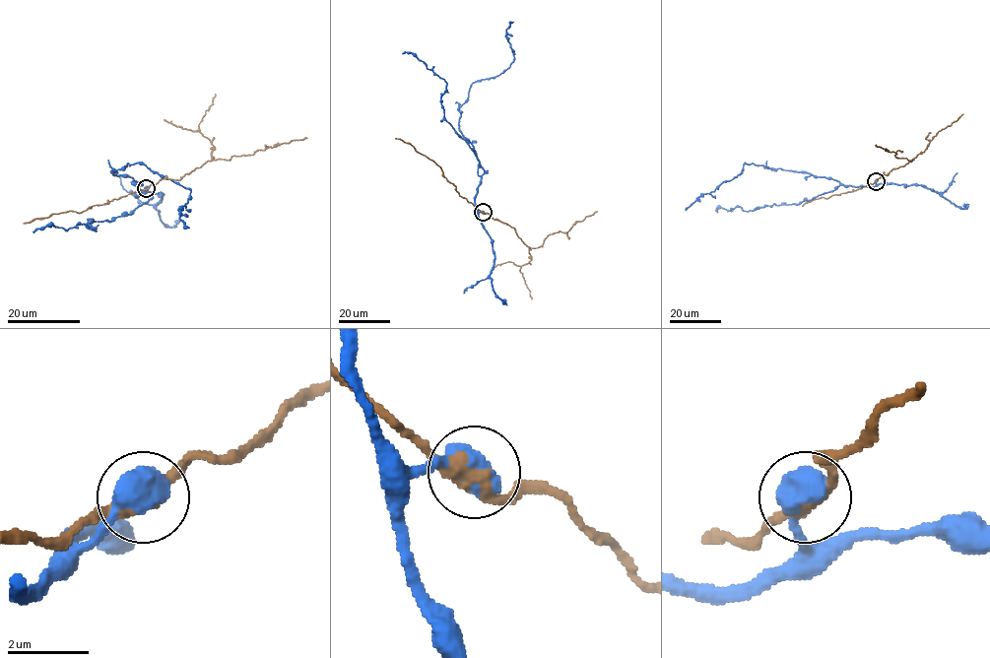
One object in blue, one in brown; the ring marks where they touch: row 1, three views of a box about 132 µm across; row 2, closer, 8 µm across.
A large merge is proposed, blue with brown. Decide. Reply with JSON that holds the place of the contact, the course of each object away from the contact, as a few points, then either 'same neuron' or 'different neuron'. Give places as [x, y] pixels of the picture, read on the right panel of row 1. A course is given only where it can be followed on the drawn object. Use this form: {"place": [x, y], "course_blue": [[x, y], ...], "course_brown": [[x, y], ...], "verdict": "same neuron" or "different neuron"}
{"place": [876, 181], "course_blue": [[876, 181], [874, 186], [851, 186], [809, 173], [745, 163], [739, 174], [713, 191], [701, 194], [686, 209]], "course_brown": [[876, 181], [883, 174], [912, 160], [896, 158], [893, 152], [875, 145]], "verdict": "different neuron"}

